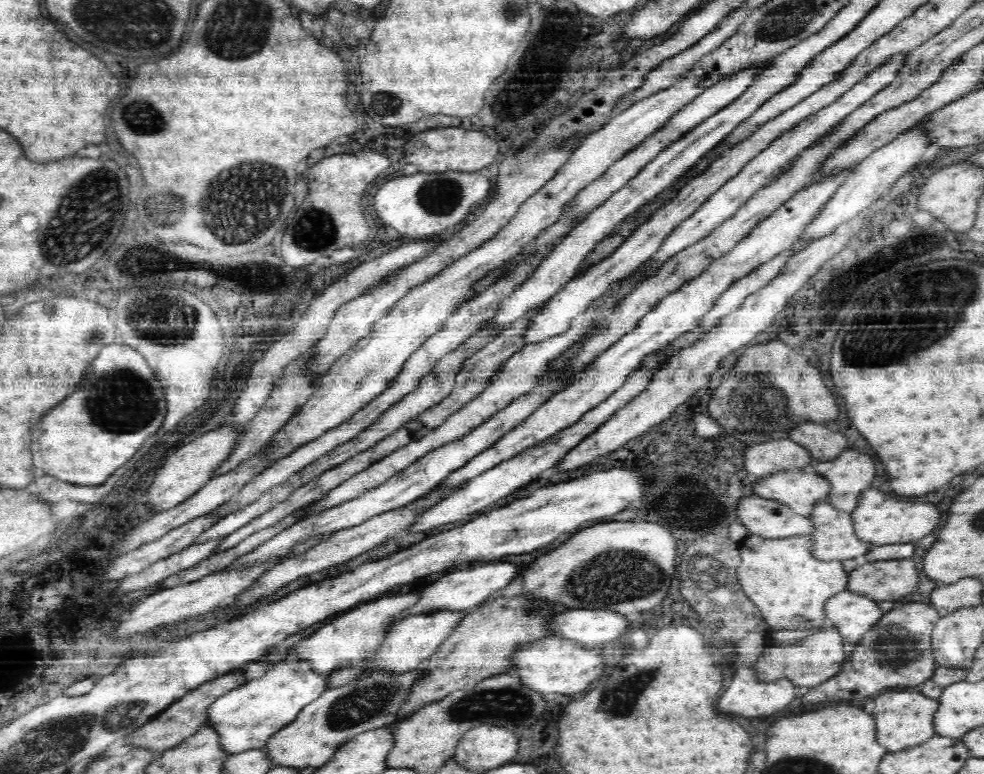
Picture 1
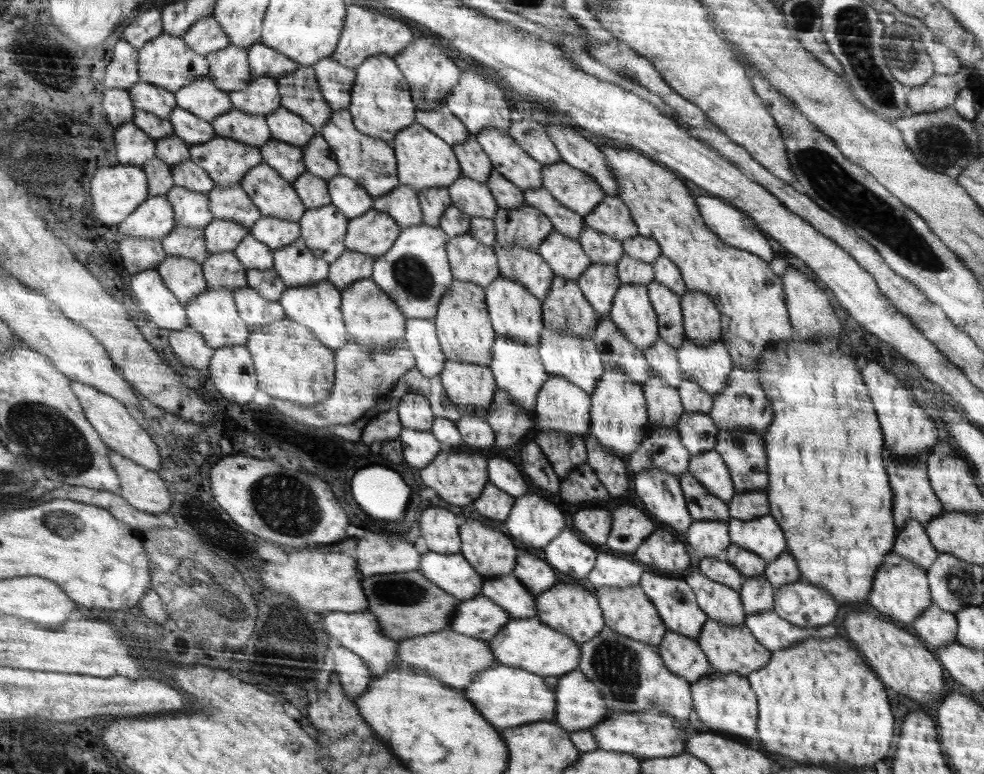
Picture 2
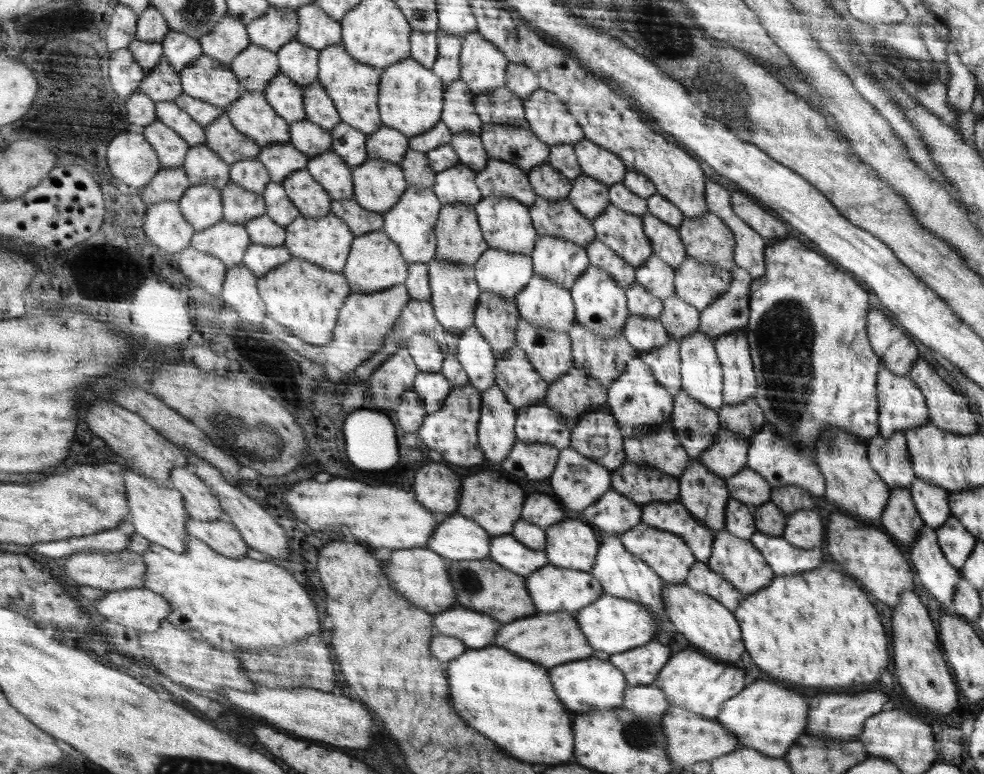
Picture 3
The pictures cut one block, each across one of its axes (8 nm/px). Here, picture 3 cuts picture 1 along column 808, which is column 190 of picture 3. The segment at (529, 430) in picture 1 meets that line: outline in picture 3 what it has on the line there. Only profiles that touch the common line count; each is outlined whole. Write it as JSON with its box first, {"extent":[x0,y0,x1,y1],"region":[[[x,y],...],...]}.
{"extent":[179,184,225,231],"region":[[[211,184],[192,185],[179,201],[197,231],[205,231],[225,219],[223,190]]]}

